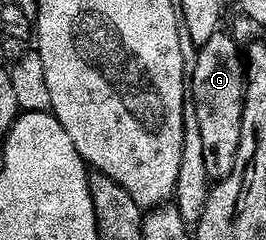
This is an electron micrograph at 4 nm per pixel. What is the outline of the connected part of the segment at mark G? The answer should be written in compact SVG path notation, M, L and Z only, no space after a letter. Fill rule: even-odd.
M221 31L210 43L199 46L196 63L190 69L190 105L198 111L202 127L202 148L206 150L206 171L213 182L225 181L234 171L238 143L242 139L242 115L246 88L246 61L242 49L227 31Z

